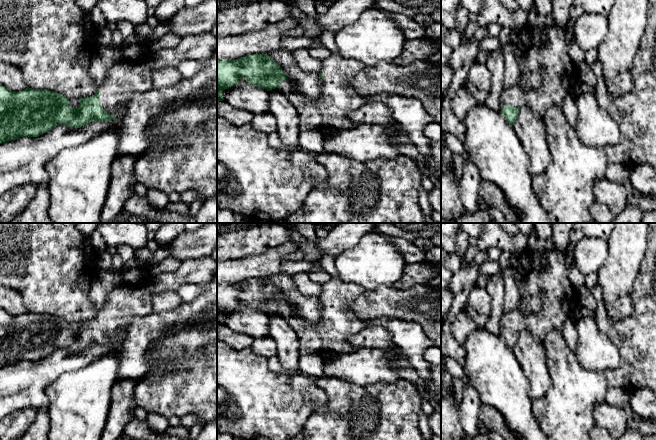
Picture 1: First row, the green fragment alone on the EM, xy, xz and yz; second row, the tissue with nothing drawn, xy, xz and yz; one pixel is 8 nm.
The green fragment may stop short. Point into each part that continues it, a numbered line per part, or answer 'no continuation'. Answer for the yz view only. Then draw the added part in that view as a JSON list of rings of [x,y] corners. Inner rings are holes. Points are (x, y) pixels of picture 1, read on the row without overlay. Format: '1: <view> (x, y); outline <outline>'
1: yz (559, 300); outline [[[555,246],[546,256],[547,268],[542,271],[534,271],[520,282],[520,297],[534,295],[542,292],[544,300],[542,309],[538,313],[525,315],[517,306],[513,311],[503,313],[500,322],[500,335],[505,330],[521,331],[522,328],[529,330],[537,342],[543,342],[546,335],[552,330],[562,329],[565,321],[574,314],[576,304],[576,291],[569,280],[569,269],[565,262],[565,253]]]

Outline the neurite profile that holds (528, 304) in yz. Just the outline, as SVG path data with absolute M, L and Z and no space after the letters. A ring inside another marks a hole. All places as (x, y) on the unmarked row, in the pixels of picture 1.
M542 292L534 295L523 295L520 297L519 309L525 315L538 313L542 309L544 294Z

